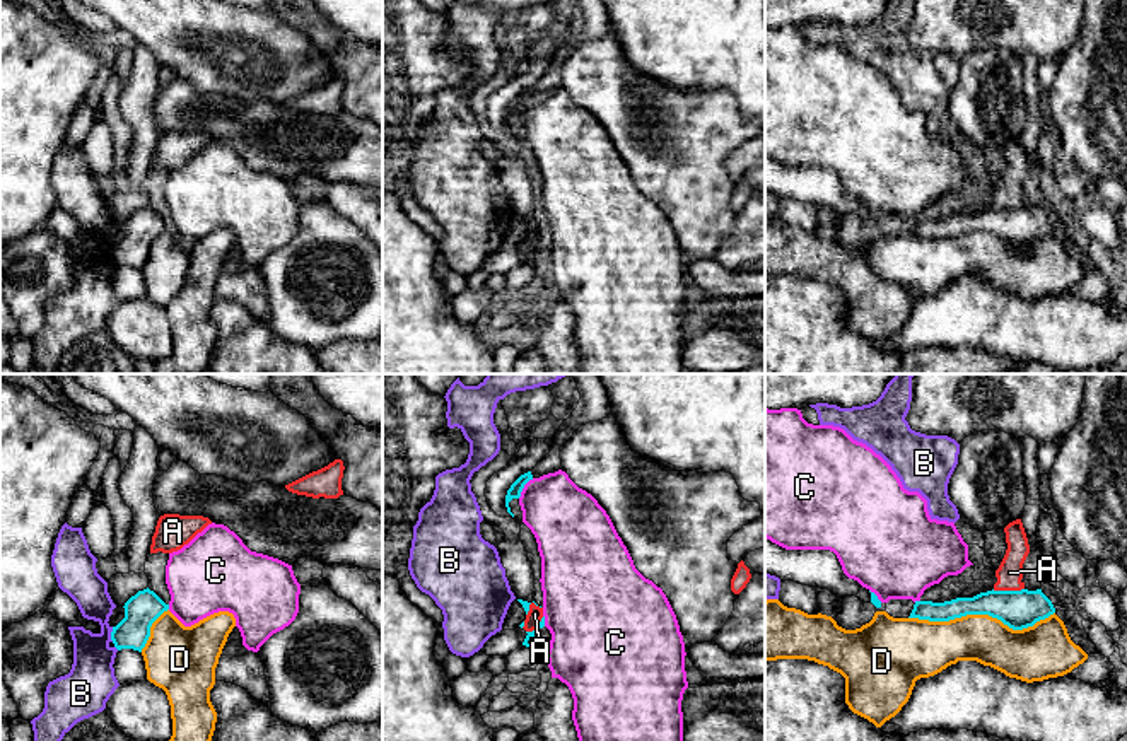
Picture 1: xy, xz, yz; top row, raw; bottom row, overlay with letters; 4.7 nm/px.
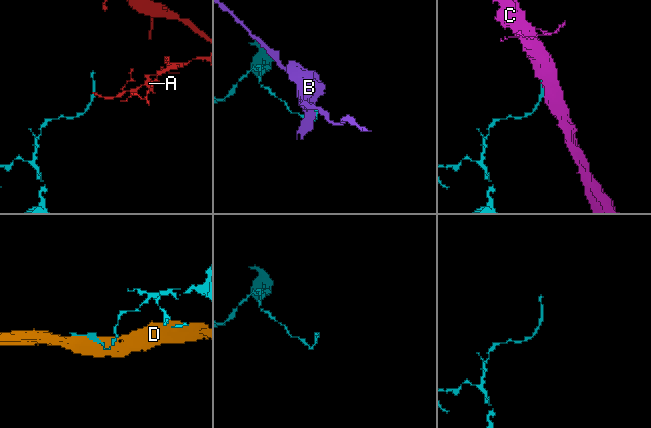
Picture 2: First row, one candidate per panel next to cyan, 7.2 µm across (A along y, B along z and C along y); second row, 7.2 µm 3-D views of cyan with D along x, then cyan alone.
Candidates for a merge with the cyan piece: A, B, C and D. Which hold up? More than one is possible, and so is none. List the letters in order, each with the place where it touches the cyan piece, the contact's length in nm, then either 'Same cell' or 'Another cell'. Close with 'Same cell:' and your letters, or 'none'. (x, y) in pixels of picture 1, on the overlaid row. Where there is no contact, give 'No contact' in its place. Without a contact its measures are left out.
A: Touches cyan at yz (1008, 591). Shared border 150 nm. Another cell
B: Touches cyan at xy (111, 634). Shared border 70 nm. Another cell
C: Touches cyan at xz (523, 487). Shared border 120 nm. Another cell
D: Touches cyan at yz (981, 613). Shared border 700 nm. Another cell
Same cell: none

